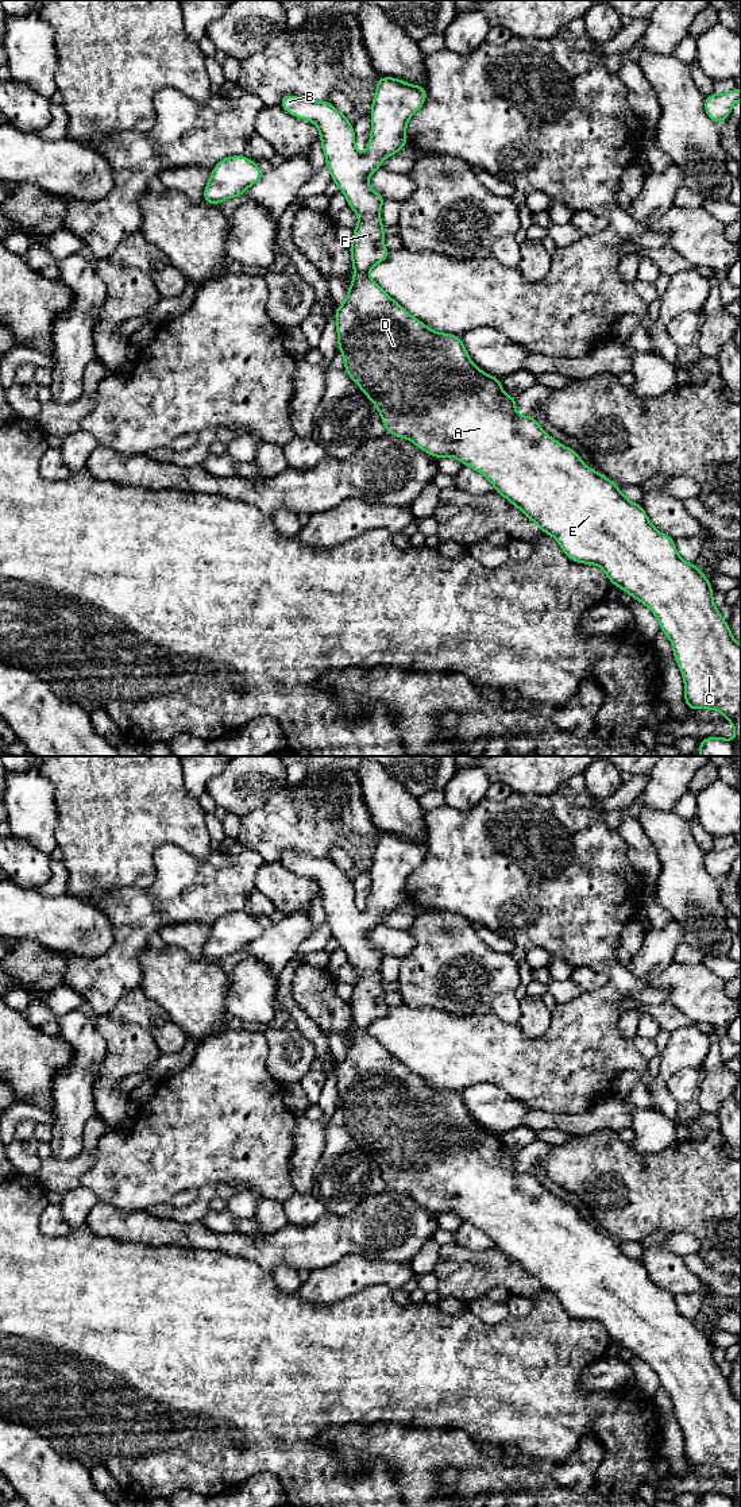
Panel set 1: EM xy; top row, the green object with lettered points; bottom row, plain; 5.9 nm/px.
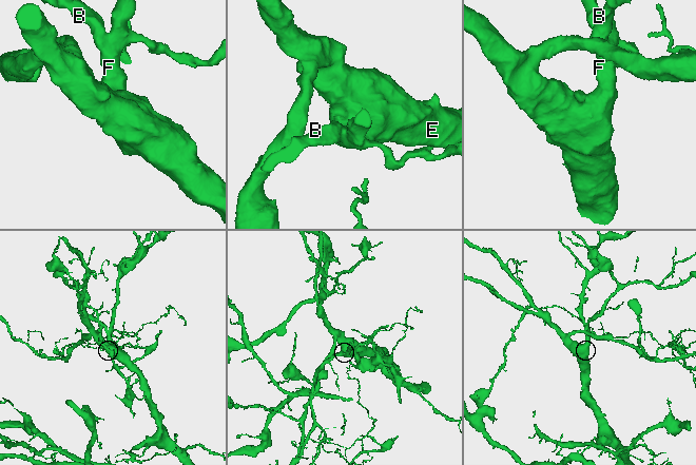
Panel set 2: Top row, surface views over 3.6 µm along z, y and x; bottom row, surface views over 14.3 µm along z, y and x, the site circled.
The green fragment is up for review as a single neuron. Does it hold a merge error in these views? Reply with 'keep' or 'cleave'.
keep

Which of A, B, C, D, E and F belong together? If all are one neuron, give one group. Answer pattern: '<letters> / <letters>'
A B C D E F

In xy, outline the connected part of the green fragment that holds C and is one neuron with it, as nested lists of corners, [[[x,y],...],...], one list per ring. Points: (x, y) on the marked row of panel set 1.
[[[379,77],[370,113],[371,135],[364,154],[355,149],[355,131],[347,116],[341,115],[328,100],[314,101],[287,95],[278,103],[286,112],[319,127],[332,181],[344,193],[348,207],[359,216],[350,244],[354,281],[347,290],[344,304],[336,307],[333,313],[337,321],[337,347],[344,358],[344,370],[377,406],[387,433],[413,442],[420,450],[437,459],[452,456],[464,466],[472,467],[493,483],[494,492],[503,496],[530,521],[536,523],[541,532],[555,537],[571,560],[599,566],[611,585],[618,586],[651,609],[661,632],[672,643],[674,659],[684,679],[687,708],[718,710],[734,728],[734,740],[723,737],[701,740],[699,756],[741,756],[741,645],[732,636],[729,623],[721,617],[719,609],[713,604],[714,591],[709,577],[703,575],[698,566],[680,558],[675,540],[652,525],[641,504],[629,501],[620,492],[620,486],[584,465],[575,450],[564,447],[547,435],[532,415],[518,416],[516,412],[517,397],[506,397],[501,378],[481,371],[472,363],[460,336],[432,331],[394,301],[368,275],[371,267],[386,261],[390,251],[383,246],[386,235],[379,215],[386,200],[371,189],[367,178],[381,169],[381,162],[385,158],[395,155],[409,143],[406,123],[424,105],[425,100],[425,86],[410,85],[393,77]]]

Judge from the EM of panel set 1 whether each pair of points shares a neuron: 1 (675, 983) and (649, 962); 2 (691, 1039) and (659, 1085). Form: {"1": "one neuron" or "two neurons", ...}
{"1": "two neurons", "2": "one neuron"}

